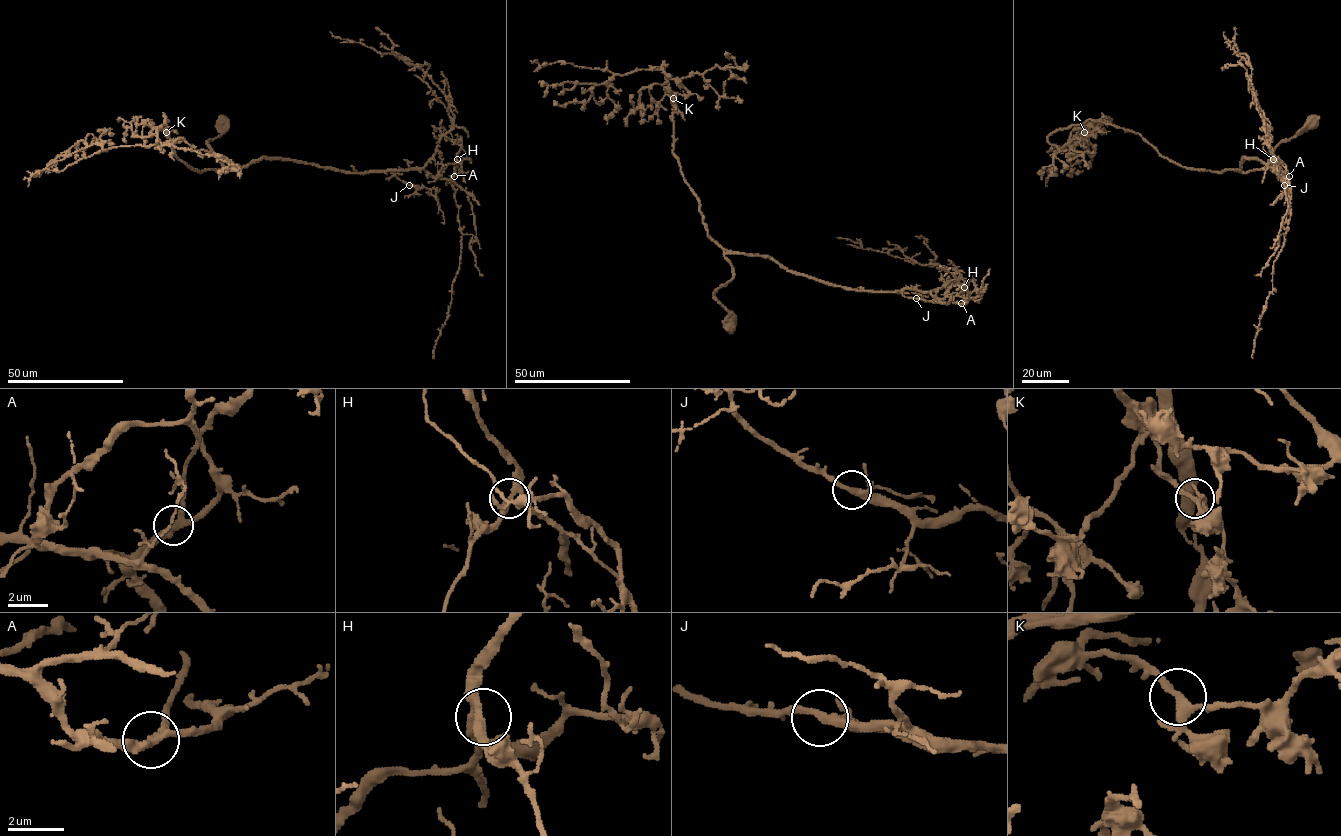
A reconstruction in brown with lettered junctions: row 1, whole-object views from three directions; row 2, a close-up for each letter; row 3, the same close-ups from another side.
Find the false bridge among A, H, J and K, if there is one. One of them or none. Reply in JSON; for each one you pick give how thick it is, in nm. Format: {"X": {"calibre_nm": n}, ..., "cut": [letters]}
{"A": {"calibre_nm": 280}, "cut": ["A"]}

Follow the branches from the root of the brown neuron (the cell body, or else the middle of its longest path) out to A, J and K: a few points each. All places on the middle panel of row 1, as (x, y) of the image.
A: (729, 324), (715, 294), (733, 276), (726, 253), (767, 256), (855, 290), (916, 289), (961, 302)
J: (729, 324), (730, 314), (715, 294), (733, 276), (726, 253), (764, 255), (833, 284), (916, 298)
K: (729, 324), (715, 293), (732, 278), (732, 265), (708, 234), (673, 153), (664, 61), (673, 98)

